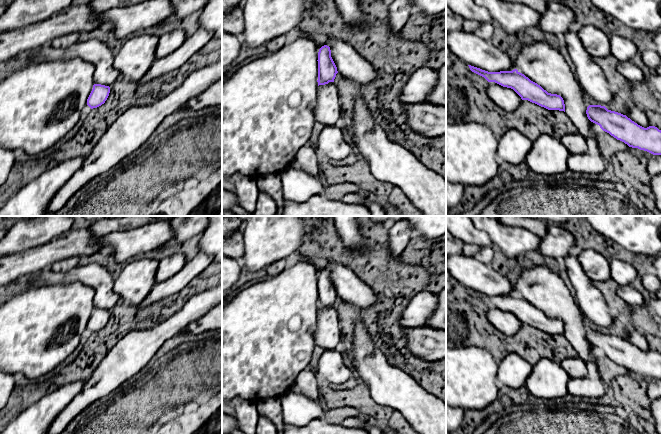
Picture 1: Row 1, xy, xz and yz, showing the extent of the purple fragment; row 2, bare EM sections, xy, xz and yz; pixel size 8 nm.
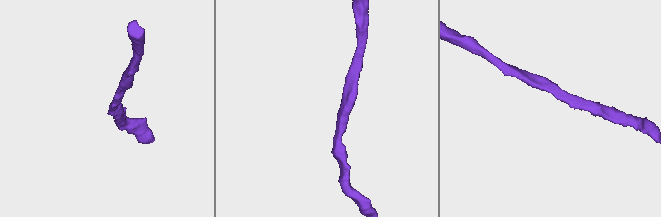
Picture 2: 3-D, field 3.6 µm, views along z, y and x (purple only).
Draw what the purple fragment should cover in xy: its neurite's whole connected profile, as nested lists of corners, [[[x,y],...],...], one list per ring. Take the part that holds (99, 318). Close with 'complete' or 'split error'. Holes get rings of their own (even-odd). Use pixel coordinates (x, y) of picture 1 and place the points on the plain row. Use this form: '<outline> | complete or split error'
[[[94,308],[93,313],[87,323],[87,329],[91,333],[101,330],[107,324],[109,317],[110,317],[109,310]]] | complete

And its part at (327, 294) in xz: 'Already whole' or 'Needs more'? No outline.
Already whole

